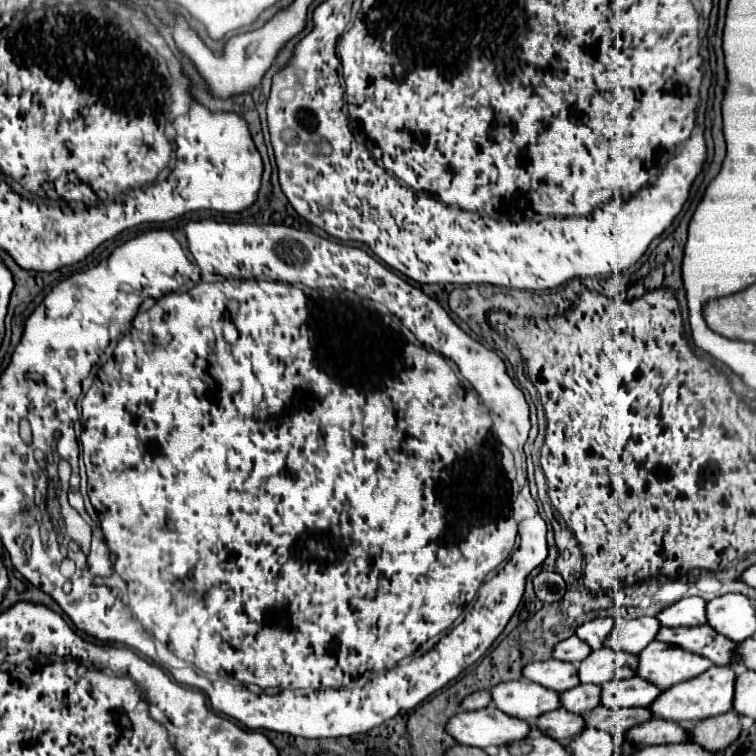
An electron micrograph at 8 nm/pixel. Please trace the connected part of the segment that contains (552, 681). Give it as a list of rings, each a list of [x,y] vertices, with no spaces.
[[[549,659],[549,661],[539,661],[533,665],[527,665],[523,669],[523,677],[563,693],[565,689],[577,687],[581,681],[577,677],[577,667],[565,661],[557,661],[557,659]]]

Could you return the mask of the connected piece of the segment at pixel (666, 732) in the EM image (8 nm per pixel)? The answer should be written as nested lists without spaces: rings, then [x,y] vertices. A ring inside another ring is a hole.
[[[653,717],[649,725],[641,725],[641,729],[629,729],[623,737],[629,737],[629,741],[637,741],[637,745],[663,745],[663,743],[687,743],[689,733],[683,725]]]

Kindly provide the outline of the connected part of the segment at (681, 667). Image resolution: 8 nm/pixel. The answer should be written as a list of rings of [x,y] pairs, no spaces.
[[[651,641],[639,653],[639,657],[641,657],[641,669],[637,675],[655,683],[659,689],[669,689],[713,667],[709,659],[663,641]]]

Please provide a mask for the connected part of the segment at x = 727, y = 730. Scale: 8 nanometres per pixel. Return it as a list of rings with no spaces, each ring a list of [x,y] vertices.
[[[731,709],[723,715],[699,721],[693,729],[689,729],[689,733],[693,743],[699,743],[709,751],[721,751],[741,735],[741,717]]]

